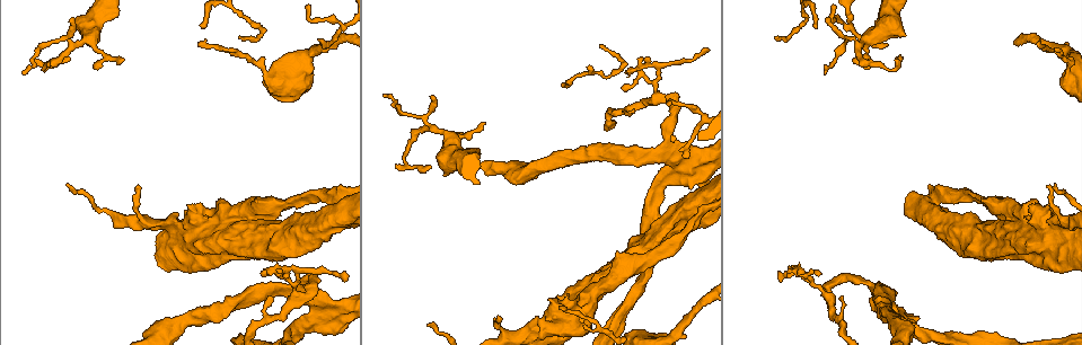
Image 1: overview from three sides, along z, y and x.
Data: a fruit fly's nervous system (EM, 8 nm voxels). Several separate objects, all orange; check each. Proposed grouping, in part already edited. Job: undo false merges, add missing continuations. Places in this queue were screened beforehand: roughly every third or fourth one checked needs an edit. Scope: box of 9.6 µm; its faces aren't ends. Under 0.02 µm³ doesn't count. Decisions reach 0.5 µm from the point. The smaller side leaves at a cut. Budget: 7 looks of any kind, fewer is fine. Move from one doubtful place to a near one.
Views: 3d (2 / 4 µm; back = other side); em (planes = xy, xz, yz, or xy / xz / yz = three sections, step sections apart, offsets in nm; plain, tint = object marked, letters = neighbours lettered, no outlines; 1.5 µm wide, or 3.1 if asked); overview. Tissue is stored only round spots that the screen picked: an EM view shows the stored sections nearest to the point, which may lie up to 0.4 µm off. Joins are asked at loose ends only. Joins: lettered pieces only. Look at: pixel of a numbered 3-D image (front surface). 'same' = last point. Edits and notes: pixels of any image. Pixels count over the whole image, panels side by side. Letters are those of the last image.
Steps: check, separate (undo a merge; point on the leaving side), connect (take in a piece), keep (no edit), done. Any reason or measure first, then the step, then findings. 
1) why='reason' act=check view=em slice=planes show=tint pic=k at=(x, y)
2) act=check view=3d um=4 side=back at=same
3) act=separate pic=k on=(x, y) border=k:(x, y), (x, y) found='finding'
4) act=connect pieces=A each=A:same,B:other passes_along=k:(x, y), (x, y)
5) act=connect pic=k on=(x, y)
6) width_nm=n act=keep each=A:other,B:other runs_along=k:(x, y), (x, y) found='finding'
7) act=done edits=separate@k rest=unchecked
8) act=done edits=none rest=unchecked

why='tapers out' act=check view=em slice=xz step=4 show=tint pic=1 at=(830, 19)

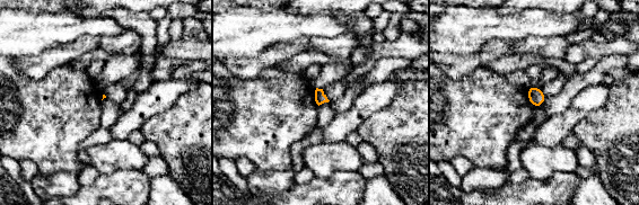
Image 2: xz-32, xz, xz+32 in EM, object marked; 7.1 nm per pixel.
act=check view=em slice=planes show=letters at=same

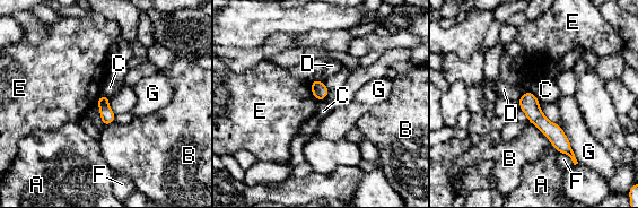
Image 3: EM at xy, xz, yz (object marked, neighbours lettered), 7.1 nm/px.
width_nm=110 act=keep each=A:other,B:other,C:other,D:other,E:other,F:other,G:other runs_along=3:(523, 97), (533, 113), (569, 152) found='no lettered piece goes on from it'

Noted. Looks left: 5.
why='thin end' act=check view=em slice=planes show=letters pic=1 at=(854, 62)

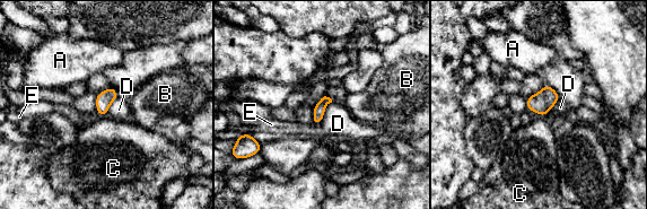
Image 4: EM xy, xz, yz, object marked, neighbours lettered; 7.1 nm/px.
act=keep each=A:other,B:other,C:other,D:other,E:other border=4:(332, 102), (323, 119), (312, 124) found='no lettered piece goes on from it'

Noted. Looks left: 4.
why='an open end' act=check view=em slice=xy step=8 show=letters pic=1 at=(187, 270)

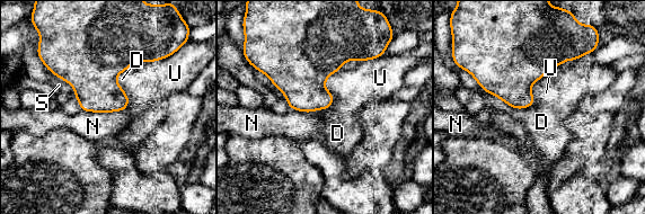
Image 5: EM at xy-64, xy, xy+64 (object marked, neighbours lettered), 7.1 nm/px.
act=keep each=D:other,N:other,S:other,U:other border=5:(125, 109), (116, 112), (81, 112) found='no lettered piece goes on from it'

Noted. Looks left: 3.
act=done edits=none rest=unchecked

